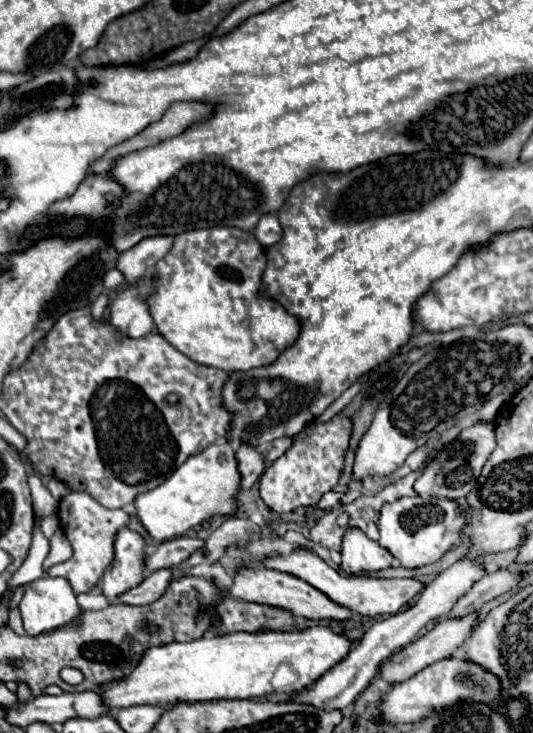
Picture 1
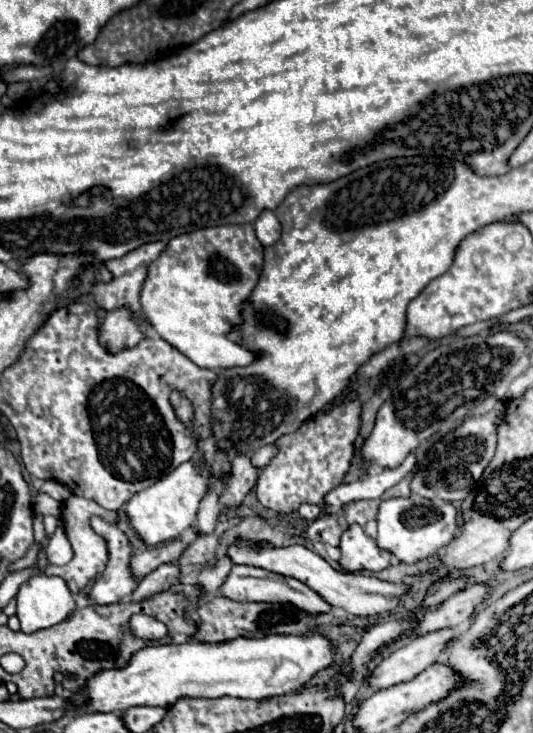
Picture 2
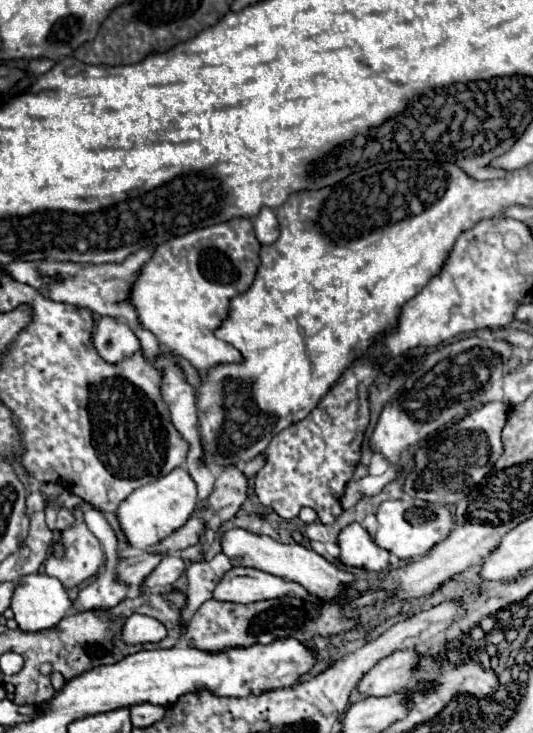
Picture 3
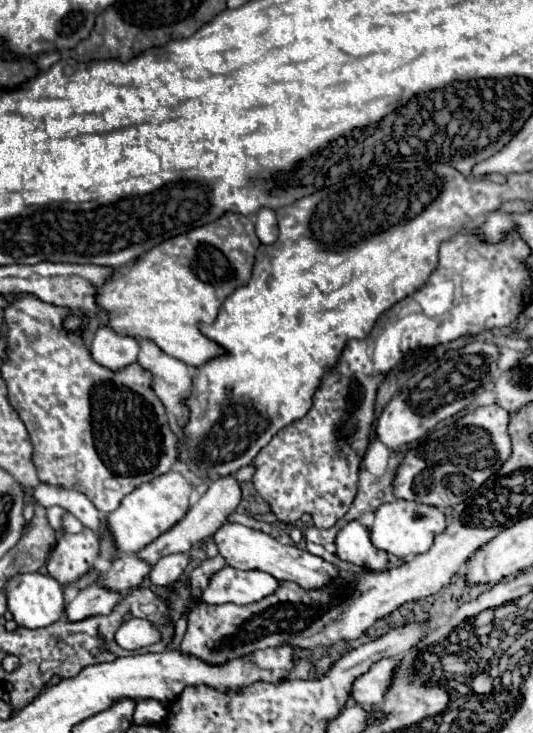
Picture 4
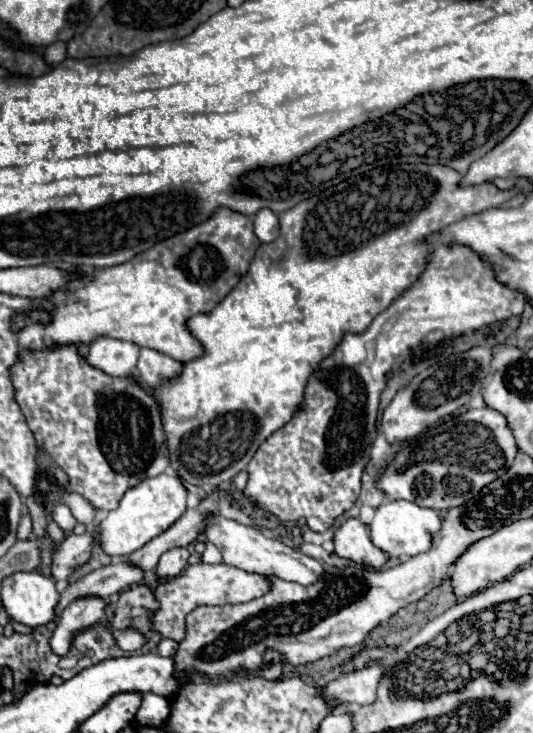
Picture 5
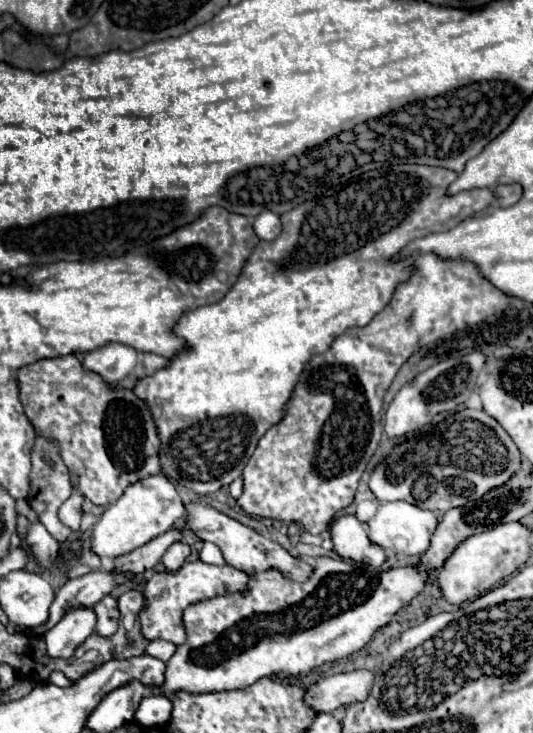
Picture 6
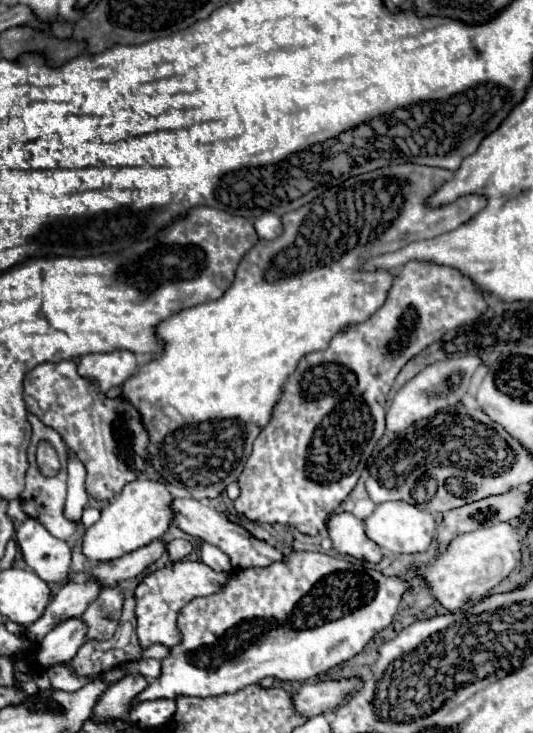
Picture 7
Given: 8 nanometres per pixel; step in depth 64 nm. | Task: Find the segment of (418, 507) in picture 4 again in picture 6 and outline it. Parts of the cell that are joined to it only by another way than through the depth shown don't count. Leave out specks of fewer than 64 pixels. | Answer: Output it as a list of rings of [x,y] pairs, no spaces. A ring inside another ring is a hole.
[[[382,502],[378,506],[376,516],[368,522],[368,538],[382,546],[384,550],[390,550],[394,554],[406,554],[406,556],[420,556],[428,550],[430,538],[438,526],[438,518],[430,510],[416,508],[408,502]]]

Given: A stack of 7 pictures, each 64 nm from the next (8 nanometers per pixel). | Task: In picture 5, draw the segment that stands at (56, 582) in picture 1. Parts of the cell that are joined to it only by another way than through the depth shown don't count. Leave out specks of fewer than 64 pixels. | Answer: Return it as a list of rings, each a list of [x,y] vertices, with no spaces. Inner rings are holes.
[[[16,572],[2,584],[2,606],[8,616],[30,628],[52,622],[58,602],[56,582],[38,572]]]

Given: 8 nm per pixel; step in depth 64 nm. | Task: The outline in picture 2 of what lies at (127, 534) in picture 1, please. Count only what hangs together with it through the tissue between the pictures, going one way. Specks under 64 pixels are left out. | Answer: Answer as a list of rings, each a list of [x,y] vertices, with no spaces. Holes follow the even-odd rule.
[[[92,518],[92,528],[106,538],[110,560],[102,578],[94,582],[90,596],[100,604],[114,604],[122,598],[128,598],[138,584],[138,578],[132,574],[130,566],[134,548],[130,538],[120,528],[104,524],[104,520],[100,518]]]

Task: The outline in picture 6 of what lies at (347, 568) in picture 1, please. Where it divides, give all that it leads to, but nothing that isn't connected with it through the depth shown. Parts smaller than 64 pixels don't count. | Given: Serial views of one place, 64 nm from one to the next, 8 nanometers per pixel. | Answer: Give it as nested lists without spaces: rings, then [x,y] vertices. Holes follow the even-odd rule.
[[[342,516],[332,522],[330,528],[332,542],[334,542],[334,552],[340,558],[350,558],[368,566],[382,566],[386,560],[384,550],[378,544],[372,544],[366,526],[356,518],[356,516]]]

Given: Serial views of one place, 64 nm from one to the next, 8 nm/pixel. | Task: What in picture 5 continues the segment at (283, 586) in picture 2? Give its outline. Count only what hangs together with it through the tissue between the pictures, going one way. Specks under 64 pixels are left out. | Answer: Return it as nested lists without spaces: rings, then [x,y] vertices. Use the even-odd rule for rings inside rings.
[[[194,564],[188,566],[184,574],[160,582],[154,590],[156,600],[160,602],[160,610],[154,614],[154,628],[164,636],[180,642],[184,638],[184,618],[190,610],[202,604],[242,604],[254,598],[264,596],[272,588],[270,578],[262,574],[248,574],[240,568],[232,568],[228,564]]]

